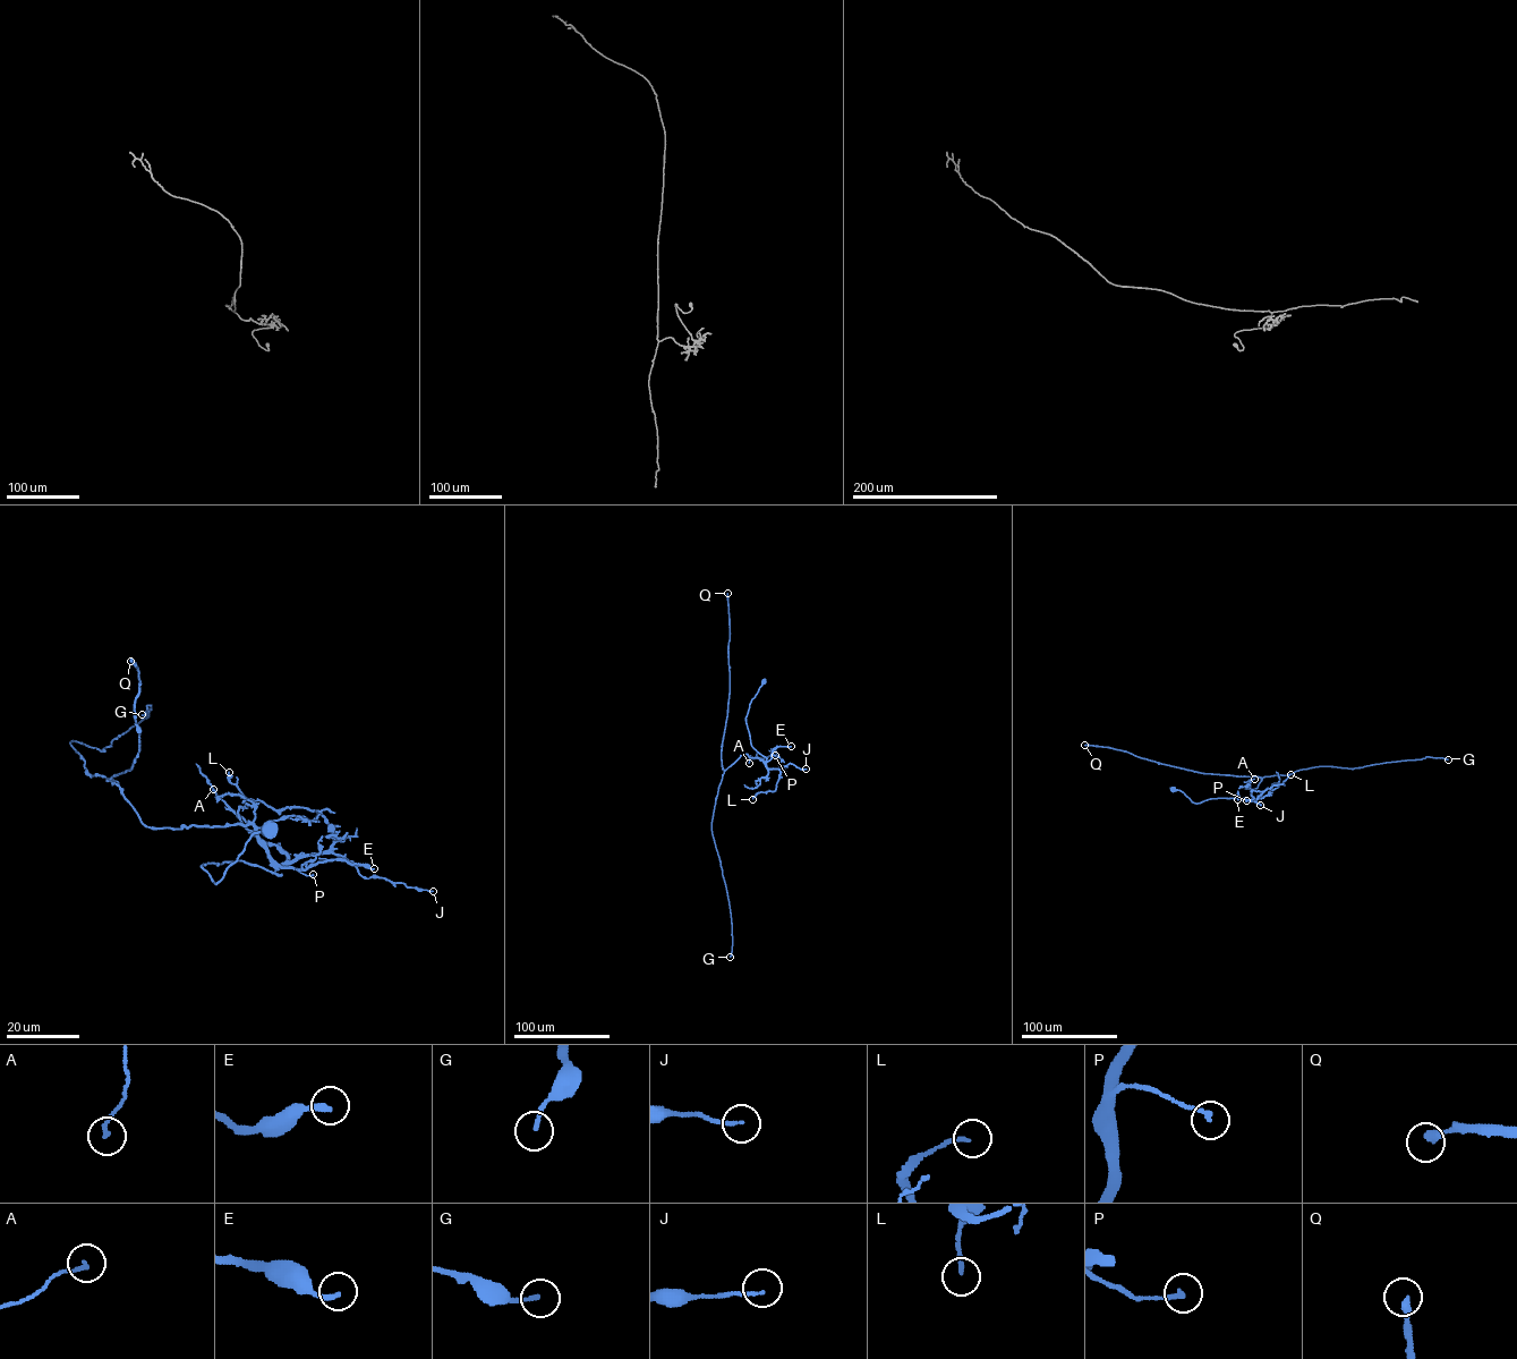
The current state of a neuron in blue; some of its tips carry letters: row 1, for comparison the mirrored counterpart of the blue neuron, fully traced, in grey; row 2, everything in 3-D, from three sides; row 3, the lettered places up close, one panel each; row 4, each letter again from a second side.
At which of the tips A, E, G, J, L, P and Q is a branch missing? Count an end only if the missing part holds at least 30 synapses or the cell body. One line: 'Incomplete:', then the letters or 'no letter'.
Incomplete: Q

